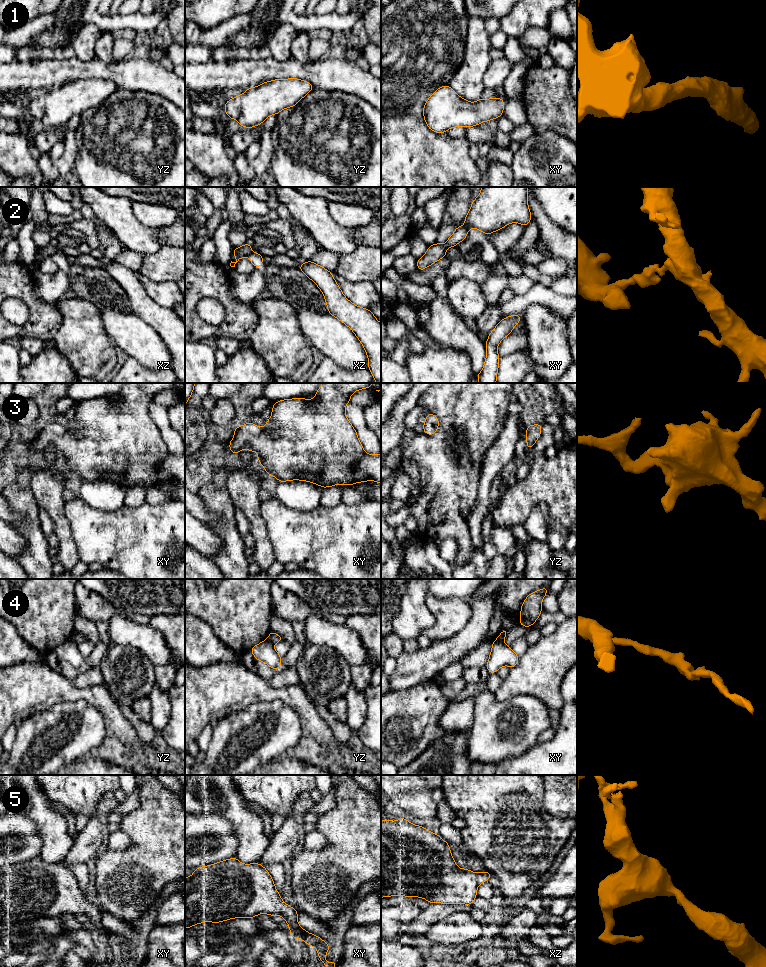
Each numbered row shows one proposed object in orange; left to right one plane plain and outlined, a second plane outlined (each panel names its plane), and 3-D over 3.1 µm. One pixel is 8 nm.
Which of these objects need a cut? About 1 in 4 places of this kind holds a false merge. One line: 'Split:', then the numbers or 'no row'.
Split: 2, 4

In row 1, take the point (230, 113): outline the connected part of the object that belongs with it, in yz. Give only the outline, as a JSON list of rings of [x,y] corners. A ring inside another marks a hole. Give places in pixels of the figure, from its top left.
[[[298,78],[274,79],[247,88],[243,94],[229,99],[224,111],[240,126],[253,128],[269,116],[296,106],[313,89],[310,82]]]

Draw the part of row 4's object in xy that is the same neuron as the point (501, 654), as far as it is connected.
[[[495,640],[492,642],[492,649],[486,664],[490,674],[496,673],[502,666],[513,668],[518,662],[519,656],[504,641]]]

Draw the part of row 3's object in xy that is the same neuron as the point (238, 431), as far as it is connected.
[[[323,383],[313,399],[302,397],[283,399],[272,406],[271,417],[265,427],[247,422],[234,429],[234,437],[229,443],[231,453],[239,454],[242,449],[258,454],[257,460],[268,475],[277,478],[279,483],[286,481],[306,481],[321,486],[349,485],[375,481],[381,484],[381,454],[367,454],[358,438],[355,428],[346,417],[345,407],[355,391],[372,388],[372,383]]]

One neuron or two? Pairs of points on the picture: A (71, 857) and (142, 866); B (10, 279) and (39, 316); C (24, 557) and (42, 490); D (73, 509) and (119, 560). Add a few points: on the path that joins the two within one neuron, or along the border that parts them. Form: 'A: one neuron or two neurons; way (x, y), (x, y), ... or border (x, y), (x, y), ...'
A: two neurons; border (101, 851), (94, 859)
B: one neuron; way (19, 288), (37, 307)
C: two neurons; border (30, 485), (37, 506)
D: one neuron; way (86, 522), (111, 547)

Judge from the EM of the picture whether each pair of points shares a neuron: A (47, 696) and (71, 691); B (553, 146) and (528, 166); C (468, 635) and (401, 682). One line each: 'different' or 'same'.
A: same
B: same
C: same

